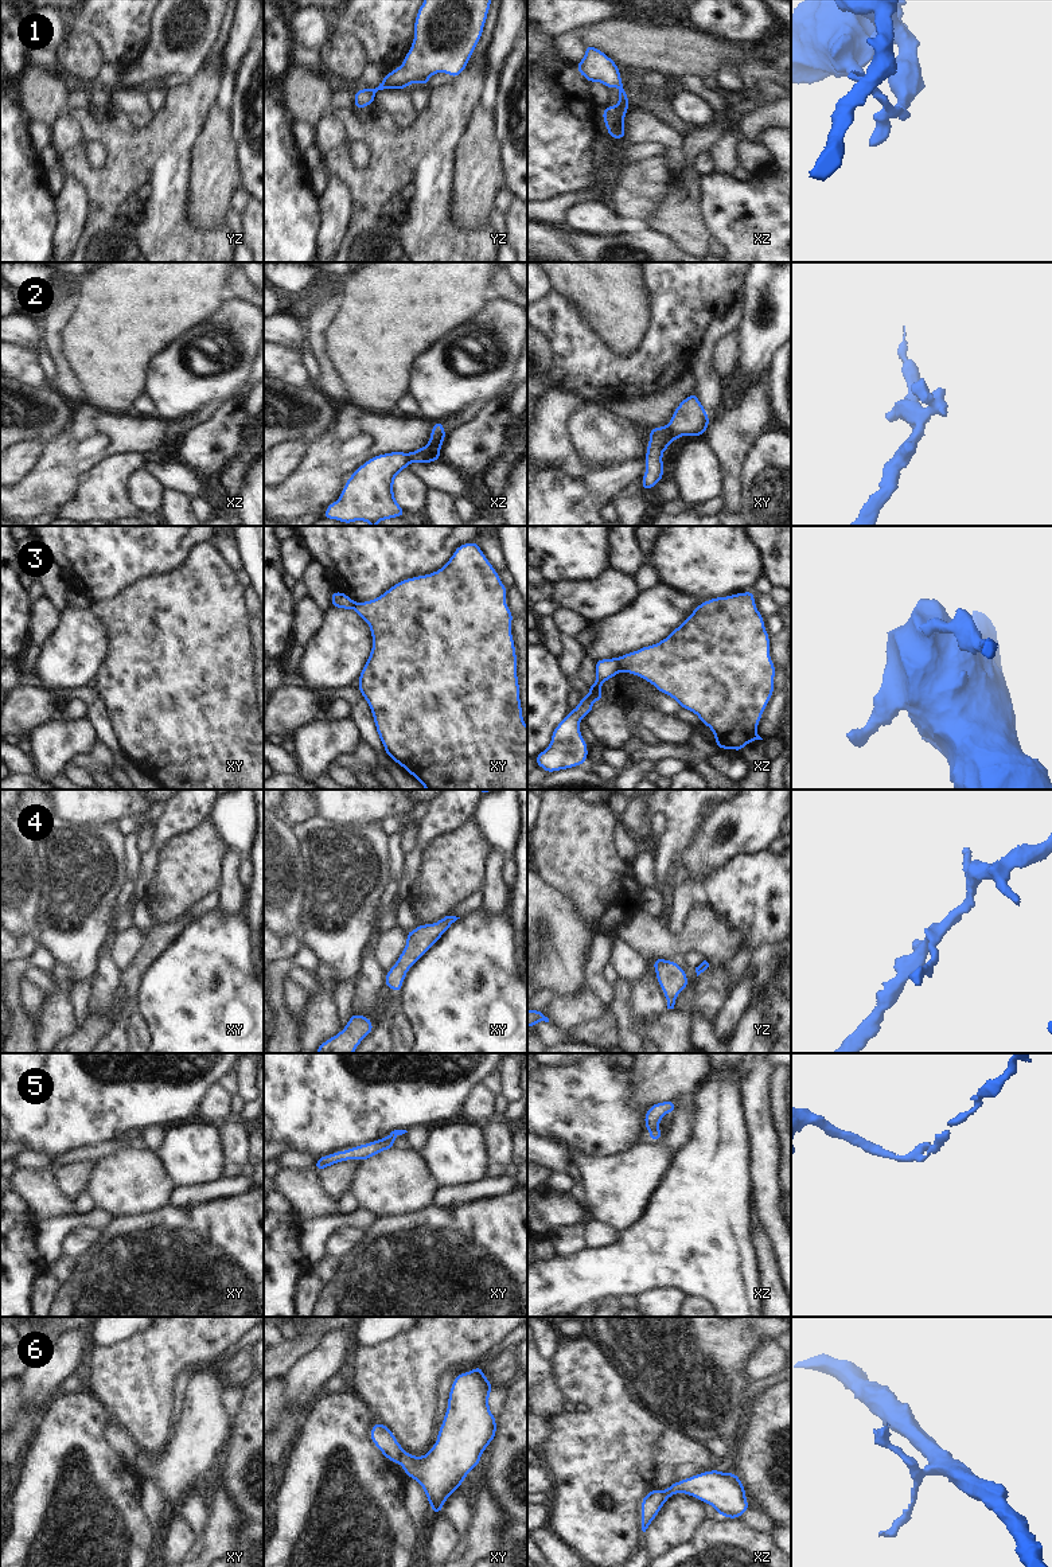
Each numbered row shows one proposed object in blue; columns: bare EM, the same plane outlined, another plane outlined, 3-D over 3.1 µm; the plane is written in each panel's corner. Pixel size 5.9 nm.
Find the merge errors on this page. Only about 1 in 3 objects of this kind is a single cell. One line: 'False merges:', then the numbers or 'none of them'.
False merges: 1, 2, 3, 5, 6

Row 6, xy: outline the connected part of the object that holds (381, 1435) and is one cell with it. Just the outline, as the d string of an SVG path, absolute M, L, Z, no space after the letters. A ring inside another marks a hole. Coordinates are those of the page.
M374 1423L370 1431L370 1438L378 1450L393 1463L400 1463L404 1449L398 1443L391 1430L379 1423Z

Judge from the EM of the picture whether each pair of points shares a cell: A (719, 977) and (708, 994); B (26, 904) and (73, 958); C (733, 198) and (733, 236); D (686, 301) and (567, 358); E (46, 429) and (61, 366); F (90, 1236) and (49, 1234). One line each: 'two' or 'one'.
A: one
B: two
C: one
D: one
E: two
F: two

